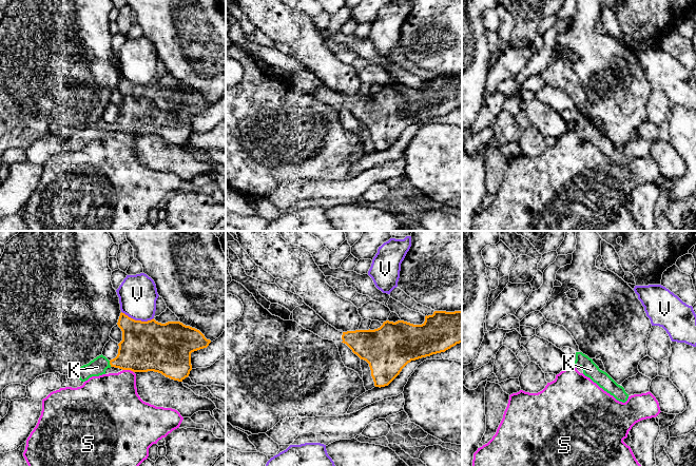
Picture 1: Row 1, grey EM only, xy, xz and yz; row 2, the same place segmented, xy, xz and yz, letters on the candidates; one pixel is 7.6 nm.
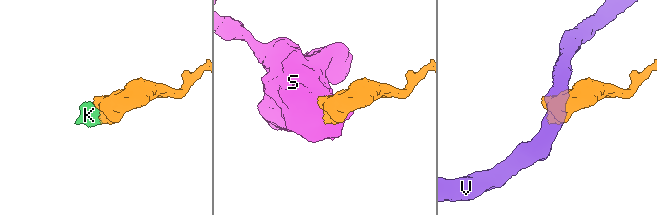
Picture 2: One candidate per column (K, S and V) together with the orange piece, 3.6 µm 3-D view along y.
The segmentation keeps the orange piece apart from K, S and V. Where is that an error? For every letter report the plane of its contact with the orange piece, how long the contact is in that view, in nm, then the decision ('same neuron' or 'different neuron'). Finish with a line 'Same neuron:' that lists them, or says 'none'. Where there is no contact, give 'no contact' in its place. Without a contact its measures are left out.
K: contact in xy; length 50 nm; same neuron
S: contact in xy; length 90 nm; different neuron
V: contact in xy; length 260 nm; different neuron
Same neuron: K

